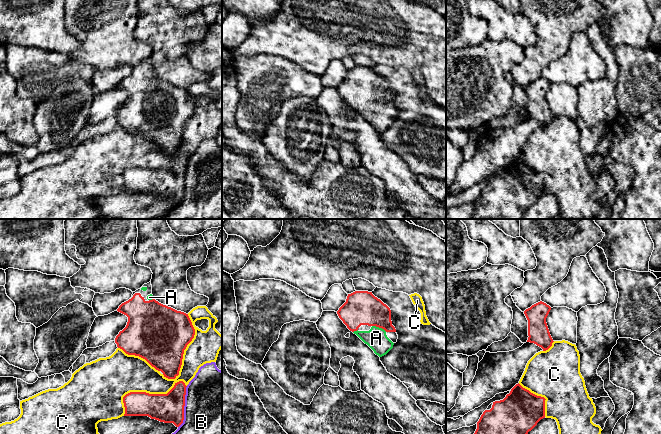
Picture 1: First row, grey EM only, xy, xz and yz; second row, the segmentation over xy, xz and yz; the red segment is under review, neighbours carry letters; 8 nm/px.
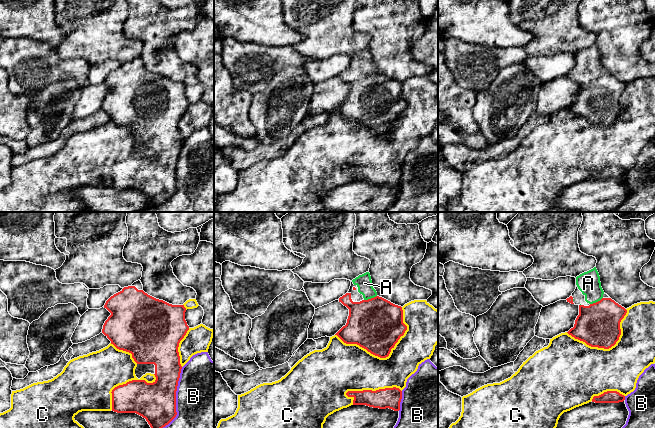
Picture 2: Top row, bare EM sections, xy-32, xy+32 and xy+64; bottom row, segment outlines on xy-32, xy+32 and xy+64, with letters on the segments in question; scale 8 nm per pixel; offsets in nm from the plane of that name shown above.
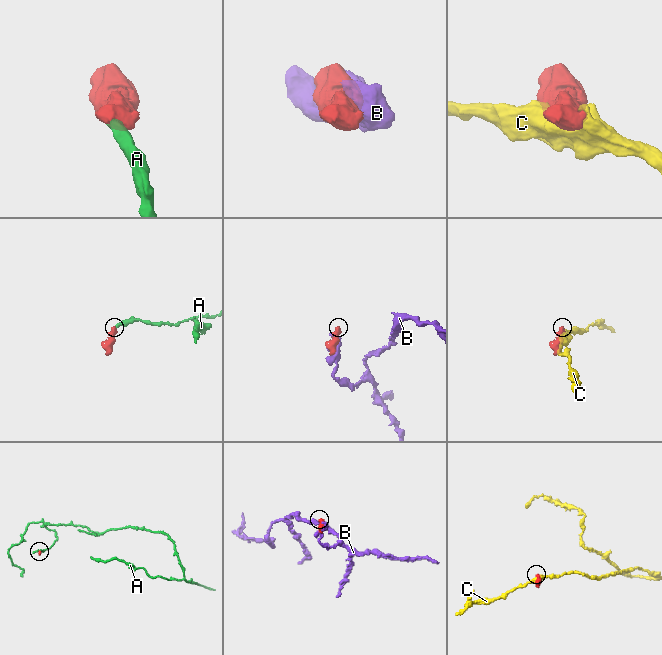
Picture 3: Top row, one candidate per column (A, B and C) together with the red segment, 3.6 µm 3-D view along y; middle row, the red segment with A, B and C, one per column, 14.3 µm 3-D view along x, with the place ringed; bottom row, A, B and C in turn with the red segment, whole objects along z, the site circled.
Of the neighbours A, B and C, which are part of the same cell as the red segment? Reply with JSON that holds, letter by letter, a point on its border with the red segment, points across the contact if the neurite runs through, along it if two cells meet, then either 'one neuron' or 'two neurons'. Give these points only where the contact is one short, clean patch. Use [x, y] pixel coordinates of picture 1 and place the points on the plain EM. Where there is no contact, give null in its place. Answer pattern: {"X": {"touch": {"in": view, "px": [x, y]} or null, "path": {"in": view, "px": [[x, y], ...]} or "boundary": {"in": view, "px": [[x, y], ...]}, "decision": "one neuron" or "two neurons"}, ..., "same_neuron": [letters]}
{"A": {"touch": {"in": "xz", "px": [379, 103]}, "path": {"in": "xz", "px": [[361, 83], [379, 103], [376, 114]]}, "decision": "one neuron"}, "B": {"touch": {"in": "xy", "px": [183, 183]}, "decision": "two neurons"}, "C": {"touch": {"in": "xy", "px": [145, 168]}, "decision": "two neurons"}, "same_neuron": ["A"]}

